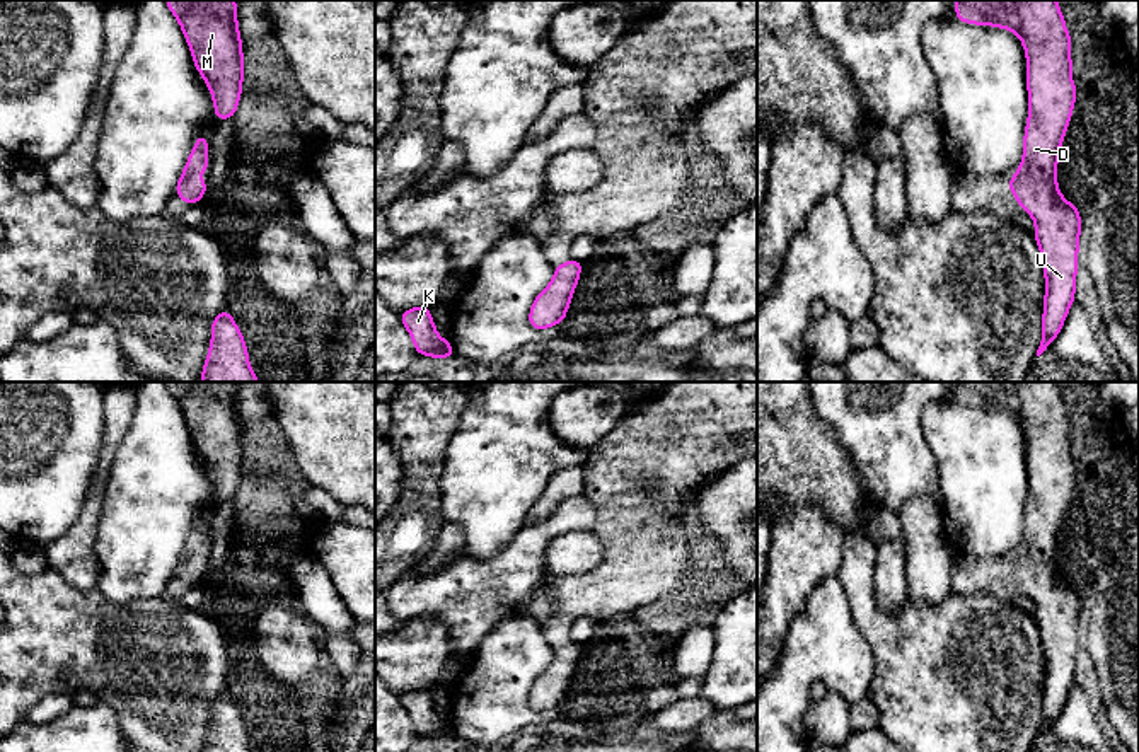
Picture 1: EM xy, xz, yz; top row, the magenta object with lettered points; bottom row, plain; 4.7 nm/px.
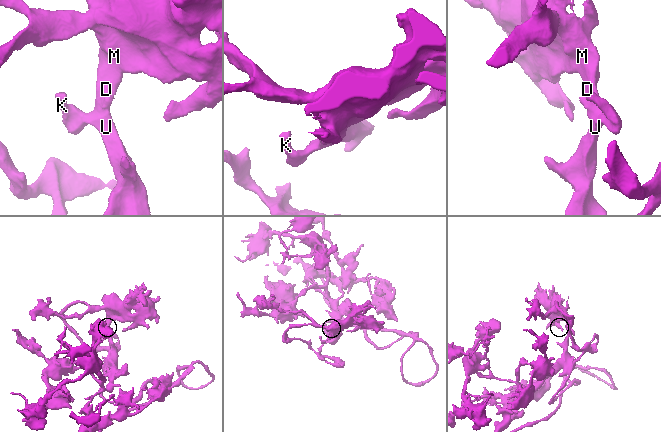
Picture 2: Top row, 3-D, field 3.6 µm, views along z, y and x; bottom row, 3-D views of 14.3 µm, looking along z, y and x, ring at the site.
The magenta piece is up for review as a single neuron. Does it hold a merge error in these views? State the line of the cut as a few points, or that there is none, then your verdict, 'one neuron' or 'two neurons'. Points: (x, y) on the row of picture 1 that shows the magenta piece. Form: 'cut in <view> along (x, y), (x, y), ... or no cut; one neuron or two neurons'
no cut; one neuron

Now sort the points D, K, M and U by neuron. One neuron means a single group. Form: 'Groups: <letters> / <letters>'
Groups: D K M U

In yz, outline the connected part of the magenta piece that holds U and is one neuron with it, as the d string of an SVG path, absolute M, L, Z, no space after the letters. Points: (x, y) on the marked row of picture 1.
M955 0L960 22L1015 32L1026 55L1030 111L1023 159L1009 177L1009 191L1035 220L1045 275L1040 356L1061 333L1074 304L1079 208L1057 186L1059 150L1076 102L1071 77L1071 36L1057 0Z

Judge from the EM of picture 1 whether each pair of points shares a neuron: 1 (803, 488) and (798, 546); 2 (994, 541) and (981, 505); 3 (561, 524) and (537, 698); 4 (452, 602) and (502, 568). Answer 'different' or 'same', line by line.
1: different
2: same
3: different
4: same

